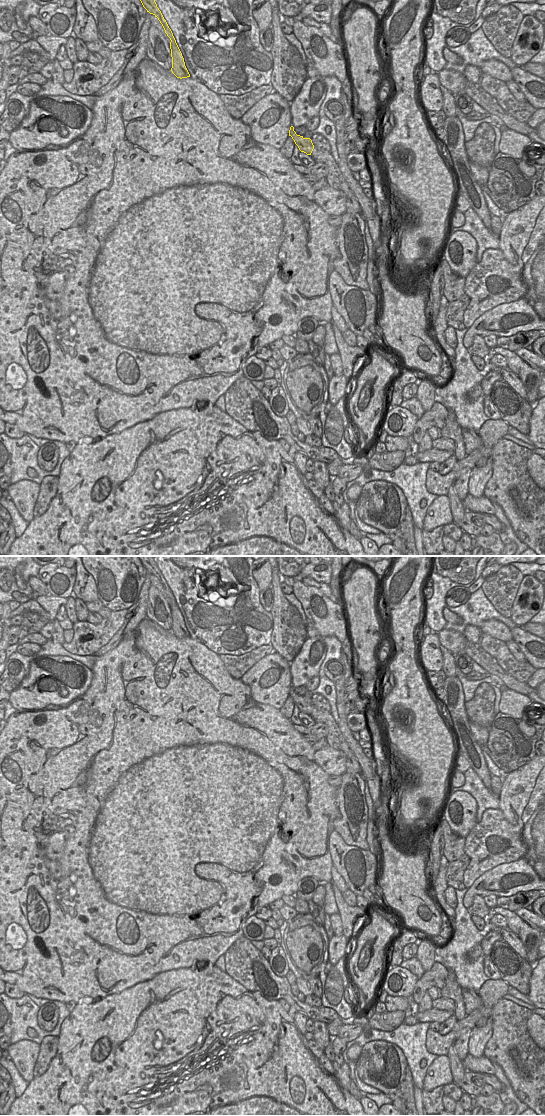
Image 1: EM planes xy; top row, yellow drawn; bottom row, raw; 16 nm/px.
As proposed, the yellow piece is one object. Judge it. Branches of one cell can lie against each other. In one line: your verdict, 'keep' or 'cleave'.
keep

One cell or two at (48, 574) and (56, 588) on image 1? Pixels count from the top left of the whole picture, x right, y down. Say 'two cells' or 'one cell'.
one cell

